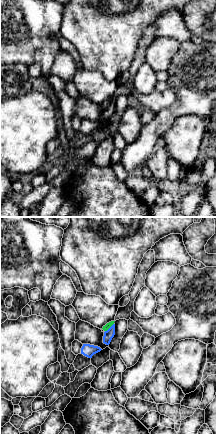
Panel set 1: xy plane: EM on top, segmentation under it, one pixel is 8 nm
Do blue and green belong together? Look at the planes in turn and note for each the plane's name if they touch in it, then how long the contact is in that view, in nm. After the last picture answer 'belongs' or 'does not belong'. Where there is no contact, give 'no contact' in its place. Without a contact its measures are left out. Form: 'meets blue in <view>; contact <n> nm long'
meets blue in xy; contact 100 nm long

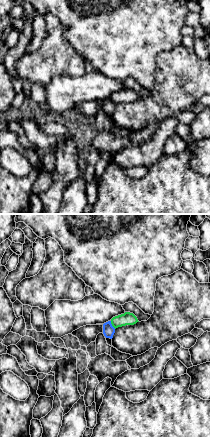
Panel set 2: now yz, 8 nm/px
meets blue in yz; contact 80 nm long

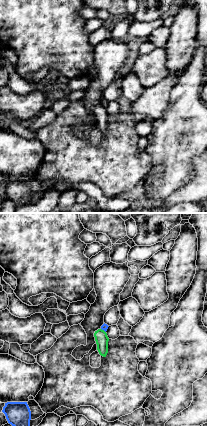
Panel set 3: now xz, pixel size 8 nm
meets blue in xz; contact 50 nm long

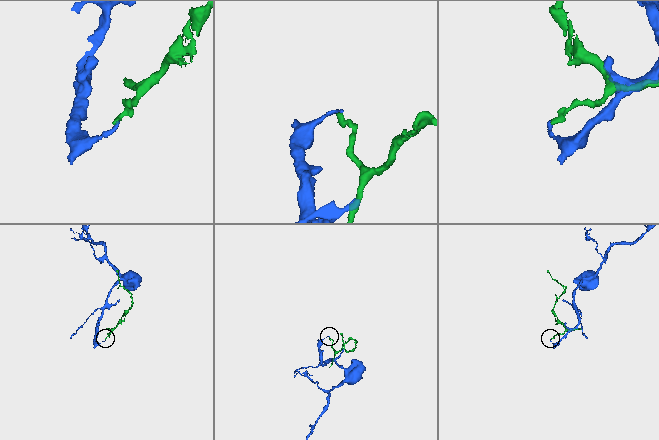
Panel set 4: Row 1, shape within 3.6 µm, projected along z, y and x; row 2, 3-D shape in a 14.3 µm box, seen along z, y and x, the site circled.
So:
does not belong

